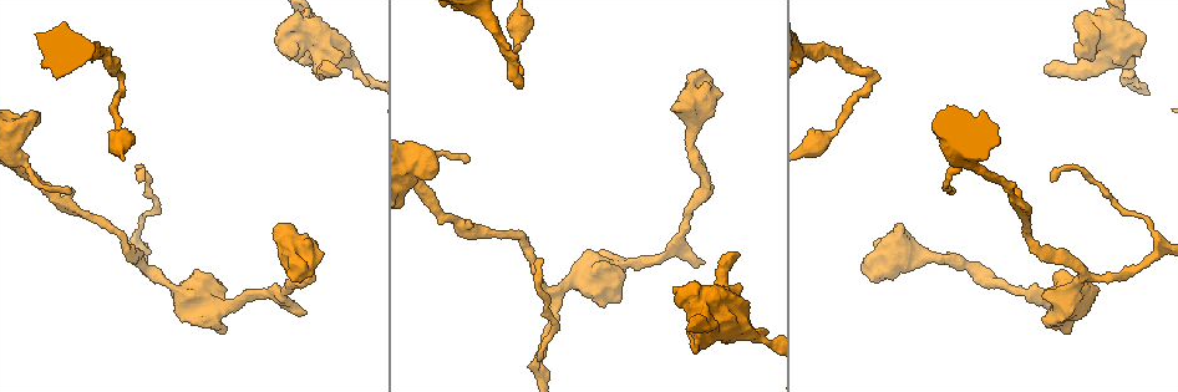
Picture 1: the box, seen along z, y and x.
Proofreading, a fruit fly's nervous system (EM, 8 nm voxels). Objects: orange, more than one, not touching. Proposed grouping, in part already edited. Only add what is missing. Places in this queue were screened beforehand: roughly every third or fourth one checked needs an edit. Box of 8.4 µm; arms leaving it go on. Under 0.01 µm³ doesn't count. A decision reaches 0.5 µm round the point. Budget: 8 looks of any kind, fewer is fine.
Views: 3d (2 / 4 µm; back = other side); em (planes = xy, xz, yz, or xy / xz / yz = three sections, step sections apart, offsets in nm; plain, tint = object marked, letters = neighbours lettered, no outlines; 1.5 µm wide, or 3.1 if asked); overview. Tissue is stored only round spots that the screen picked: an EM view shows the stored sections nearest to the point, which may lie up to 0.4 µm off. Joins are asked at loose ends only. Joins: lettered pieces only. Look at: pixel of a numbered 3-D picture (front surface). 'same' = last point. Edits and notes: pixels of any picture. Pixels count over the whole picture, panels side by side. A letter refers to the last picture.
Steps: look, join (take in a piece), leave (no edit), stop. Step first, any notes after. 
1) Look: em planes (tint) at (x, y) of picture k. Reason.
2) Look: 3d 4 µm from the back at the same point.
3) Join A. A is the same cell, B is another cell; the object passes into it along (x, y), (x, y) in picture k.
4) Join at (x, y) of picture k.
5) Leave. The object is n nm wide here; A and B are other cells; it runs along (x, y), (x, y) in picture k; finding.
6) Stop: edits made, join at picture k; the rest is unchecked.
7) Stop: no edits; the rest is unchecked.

Look: 3d 4 µm at (606, 304) of picture 1. Branch stops here.

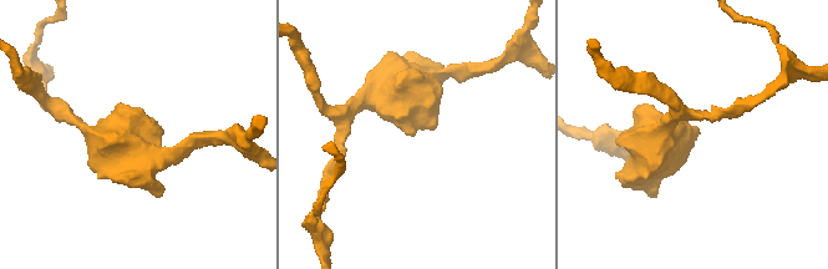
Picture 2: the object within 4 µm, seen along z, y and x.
Look: em xy step 4 (tint) at (413, 132) of picture 2. Need the tissue.

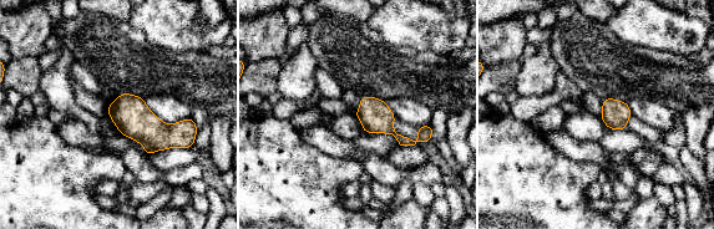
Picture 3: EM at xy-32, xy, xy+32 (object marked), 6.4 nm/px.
Look: em planes (letters) at the same point. Another direction.

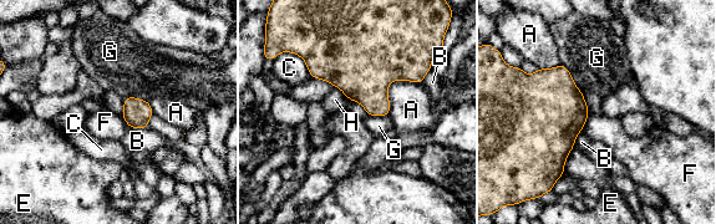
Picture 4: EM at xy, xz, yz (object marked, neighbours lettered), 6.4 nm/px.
Leave. A, B, C, E, F, G and H are other cells; no lettered piece goes on from it.

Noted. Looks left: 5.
Look: 3d 4 µm at (705, 261) of picture 1.

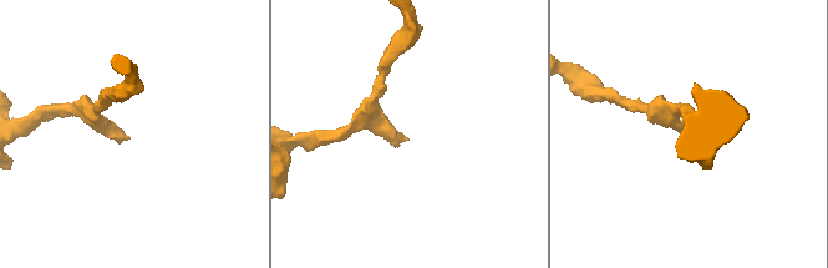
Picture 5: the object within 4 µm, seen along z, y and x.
Look: em yz step 4 (tint) at (405, 137) of picture 5.

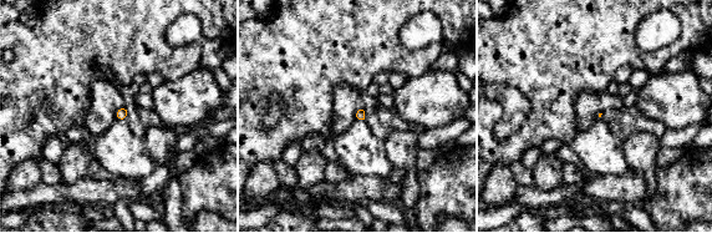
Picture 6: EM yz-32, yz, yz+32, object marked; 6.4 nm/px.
Look: em planes (letters) at the same point.

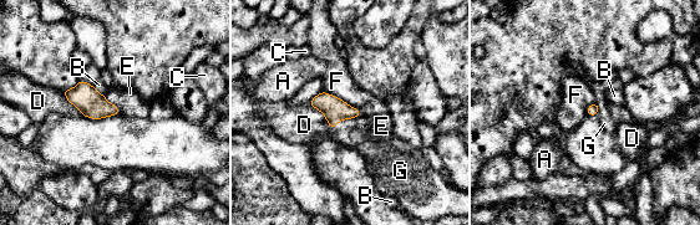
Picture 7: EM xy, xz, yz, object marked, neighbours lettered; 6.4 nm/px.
Join G. The longest contact is with F, 300 nm; G is the same cell, A, B, C, D, E and F are other cells; the object passes into it along (335, 110), (346, 118), (353, 133) in picture 7; the cell continues.

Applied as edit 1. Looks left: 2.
Look: em yz step 4 (tint) at (1048, 73) of picture 1. Branch stops here.

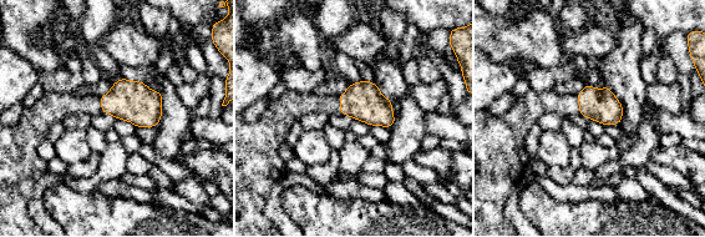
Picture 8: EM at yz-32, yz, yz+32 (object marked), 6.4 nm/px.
Look: em planes (letters) at the same point.

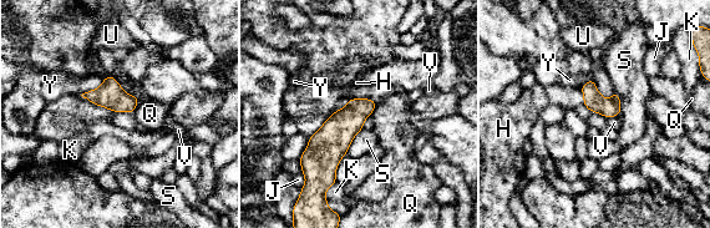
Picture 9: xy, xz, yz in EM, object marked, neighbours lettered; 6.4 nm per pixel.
Join H. H is the same cell, J, K, Q, S, U, V and Y are other cells; the object passes into it along (608, 107), (583, 96), (568, 97) in picture 9; the cell continues.

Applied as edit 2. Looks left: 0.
Stop: edits made, join at picture 7, join at picture 9; the rest is unchecked.

